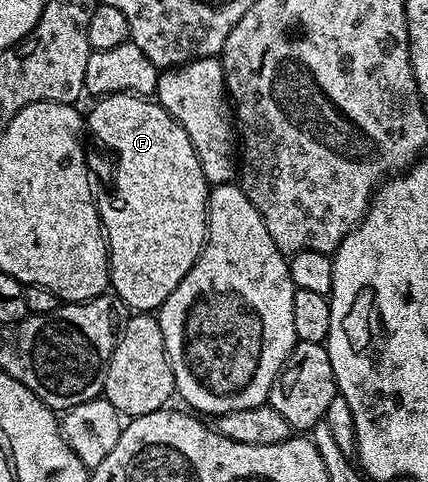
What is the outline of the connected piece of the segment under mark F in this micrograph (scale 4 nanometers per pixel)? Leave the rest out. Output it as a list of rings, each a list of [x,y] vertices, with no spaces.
[[[112,93],[109,97],[98,97],[92,102],[93,110],[87,113],[87,129],[91,134],[94,133],[111,152],[117,156],[117,178],[113,181],[113,194],[109,201],[101,201],[99,208],[101,210],[101,226],[105,228],[105,242],[109,245],[109,284],[112,292],[123,303],[128,305],[133,311],[157,311],[161,304],[179,287],[183,275],[191,271],[191,267],[197,262],[197,256],[201,254],[201,249],[205,246],[205,235],[207,232],[207,206],[209,203],[210,186],[203,175],[203,167],[199,167],[199,159],[195,155],[195,147],[191,147],[191,139],[187,139],[187,131],[167,115],[167,111],[156,100],[139,97],[132,93]]]

